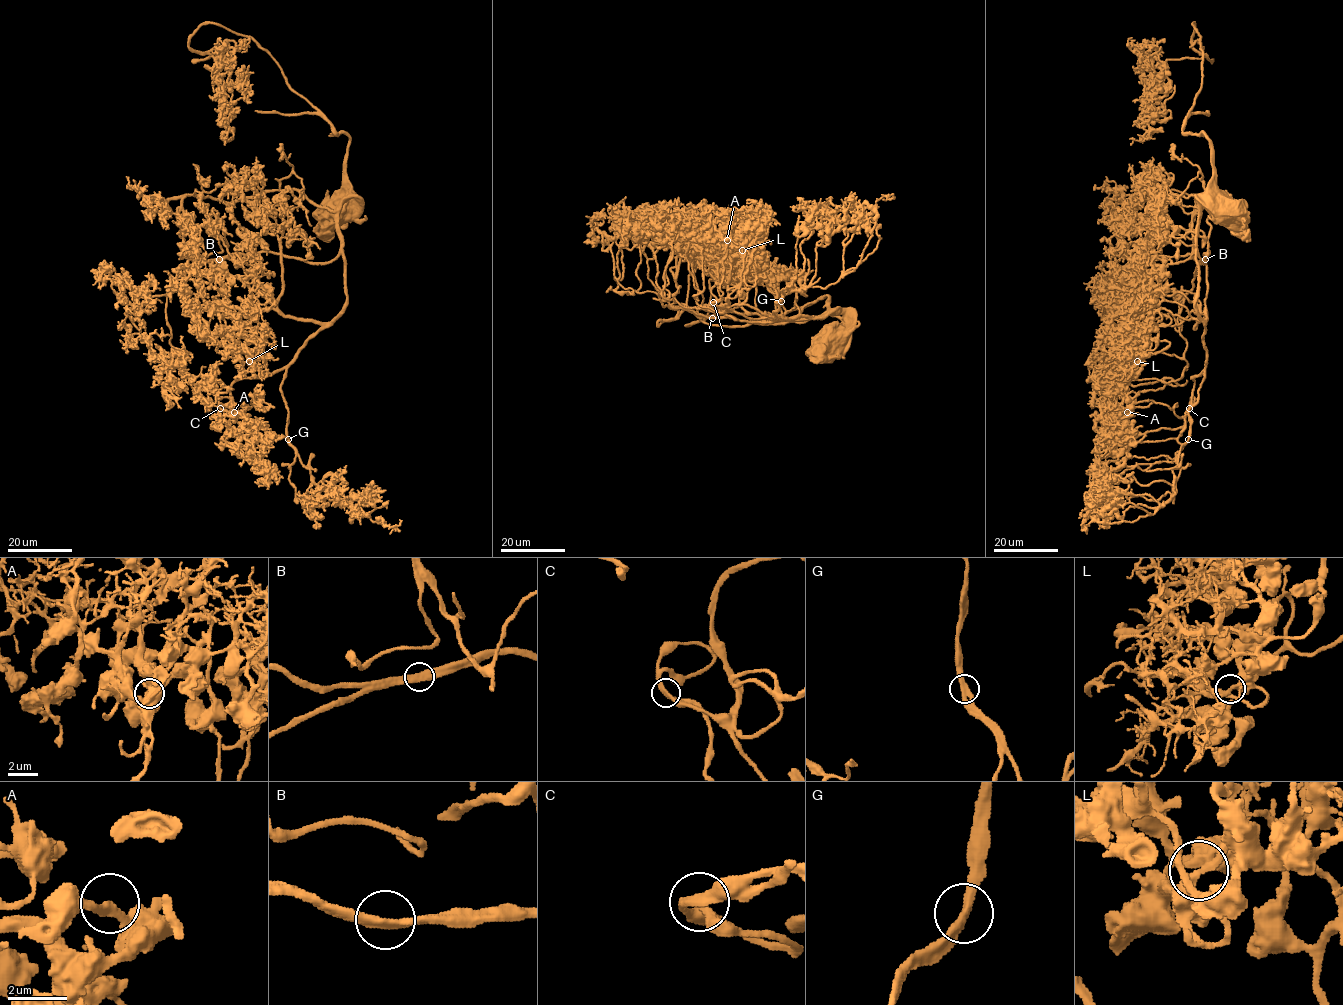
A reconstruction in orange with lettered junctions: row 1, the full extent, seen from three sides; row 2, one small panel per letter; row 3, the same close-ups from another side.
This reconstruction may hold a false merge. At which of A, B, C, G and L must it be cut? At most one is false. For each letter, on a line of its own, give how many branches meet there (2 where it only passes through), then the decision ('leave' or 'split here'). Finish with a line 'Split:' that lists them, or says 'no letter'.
A: branches 2; leave
B: branches 2; leave
C: branches 2; leave
G: branches 2; leave
L: branches 2; leave
Split: no letter

